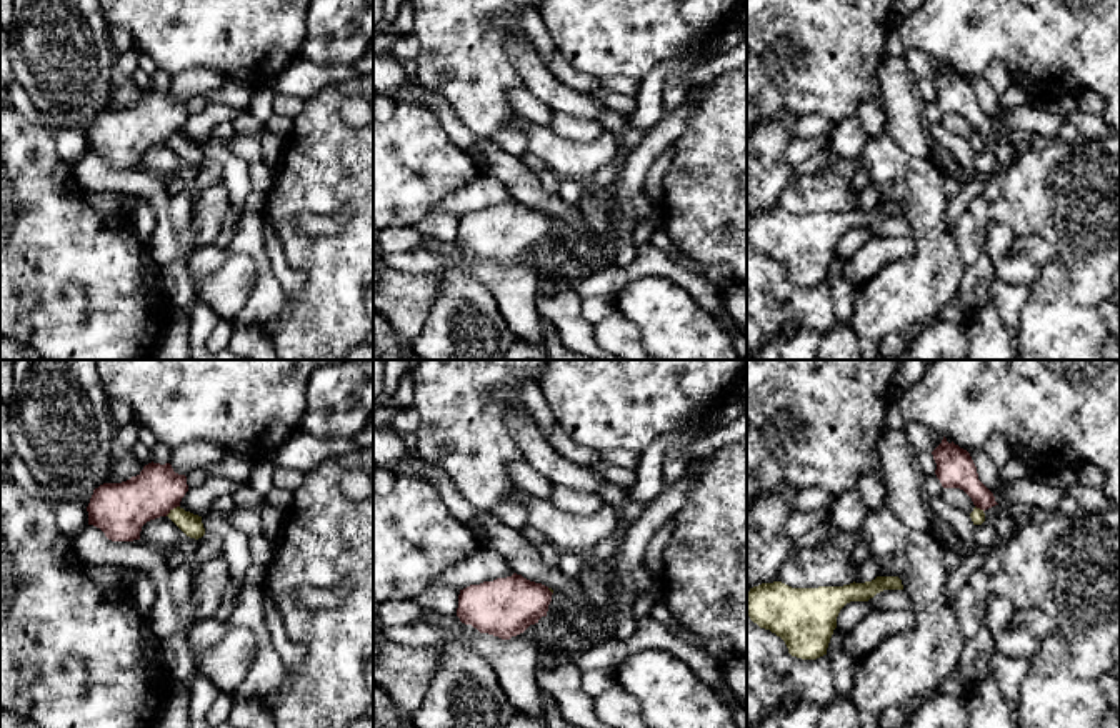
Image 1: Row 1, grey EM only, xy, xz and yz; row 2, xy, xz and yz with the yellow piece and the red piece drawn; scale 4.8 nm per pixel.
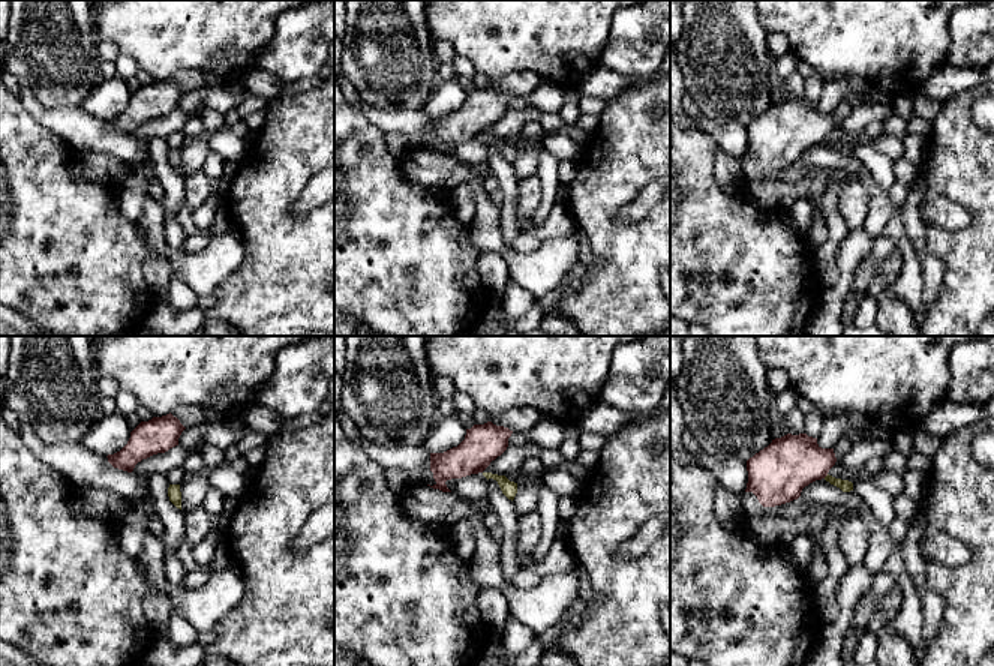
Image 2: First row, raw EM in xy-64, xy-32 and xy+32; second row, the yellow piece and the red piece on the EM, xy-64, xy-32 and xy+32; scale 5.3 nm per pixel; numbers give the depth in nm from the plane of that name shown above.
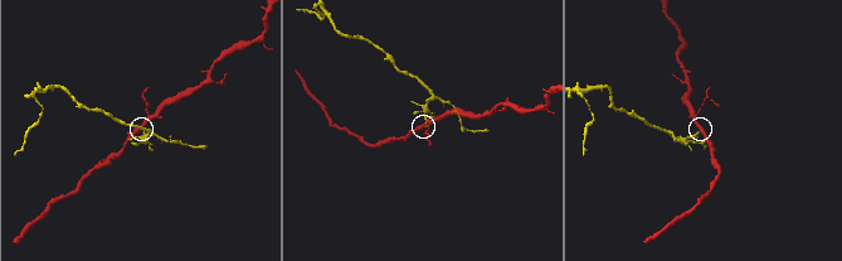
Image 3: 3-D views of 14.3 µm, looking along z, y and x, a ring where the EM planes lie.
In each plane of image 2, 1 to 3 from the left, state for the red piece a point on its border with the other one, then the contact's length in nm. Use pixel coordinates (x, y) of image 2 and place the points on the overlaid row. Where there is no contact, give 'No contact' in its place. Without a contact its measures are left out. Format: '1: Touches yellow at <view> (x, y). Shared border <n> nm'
1: No contact
2: No contact
3: Touches yellow at xy+32 (826, 476). Shared border 40 nm

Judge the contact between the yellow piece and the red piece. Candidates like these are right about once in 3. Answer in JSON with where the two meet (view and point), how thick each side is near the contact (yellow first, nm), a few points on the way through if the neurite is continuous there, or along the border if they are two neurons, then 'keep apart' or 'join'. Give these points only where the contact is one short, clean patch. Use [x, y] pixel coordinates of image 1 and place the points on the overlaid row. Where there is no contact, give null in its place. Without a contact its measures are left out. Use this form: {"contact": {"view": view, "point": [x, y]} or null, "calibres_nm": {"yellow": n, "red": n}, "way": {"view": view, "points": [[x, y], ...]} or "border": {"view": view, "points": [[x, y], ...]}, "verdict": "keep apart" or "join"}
{"contact": {"view": "xy", "point": [174, 508]}, "calibres_nm": {"yellow": 100, "red": 260}, "border": {"view": "xy", "points": [[179, 505], [165, 515]]}, "verdict": "keep apart"}

